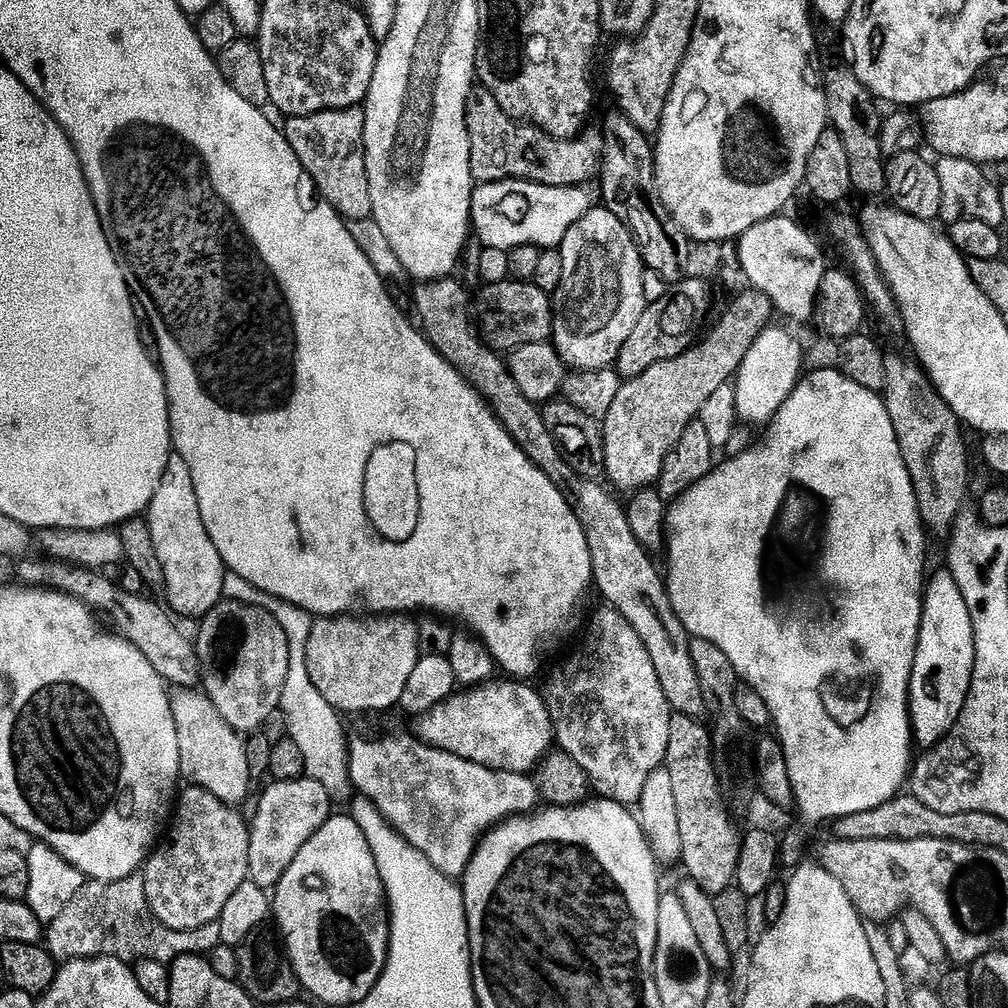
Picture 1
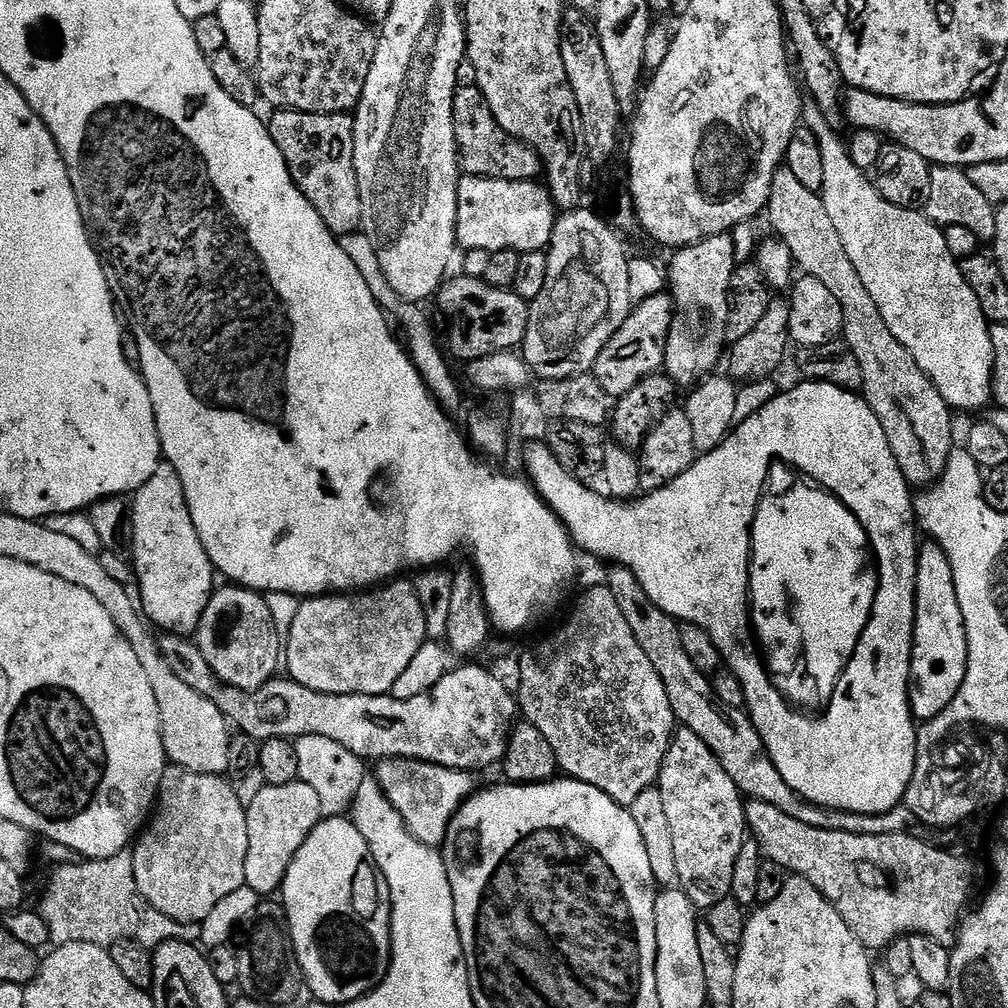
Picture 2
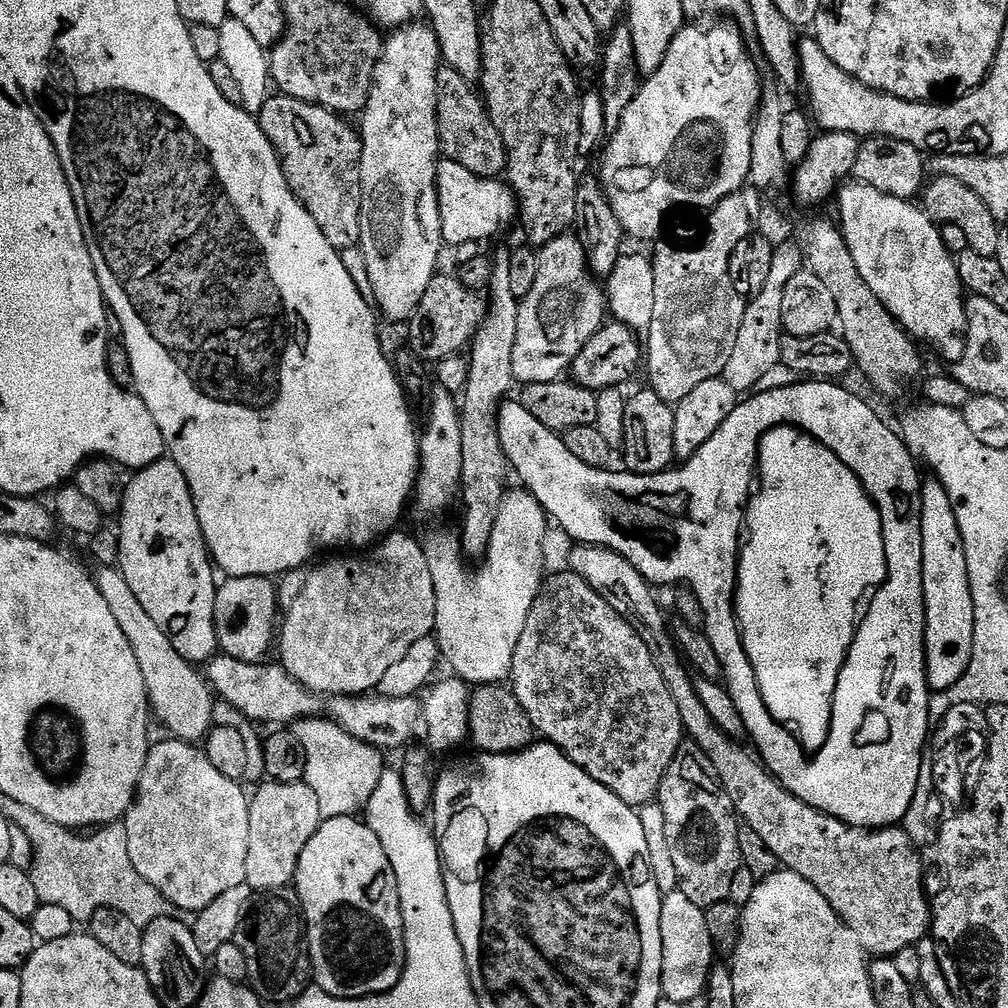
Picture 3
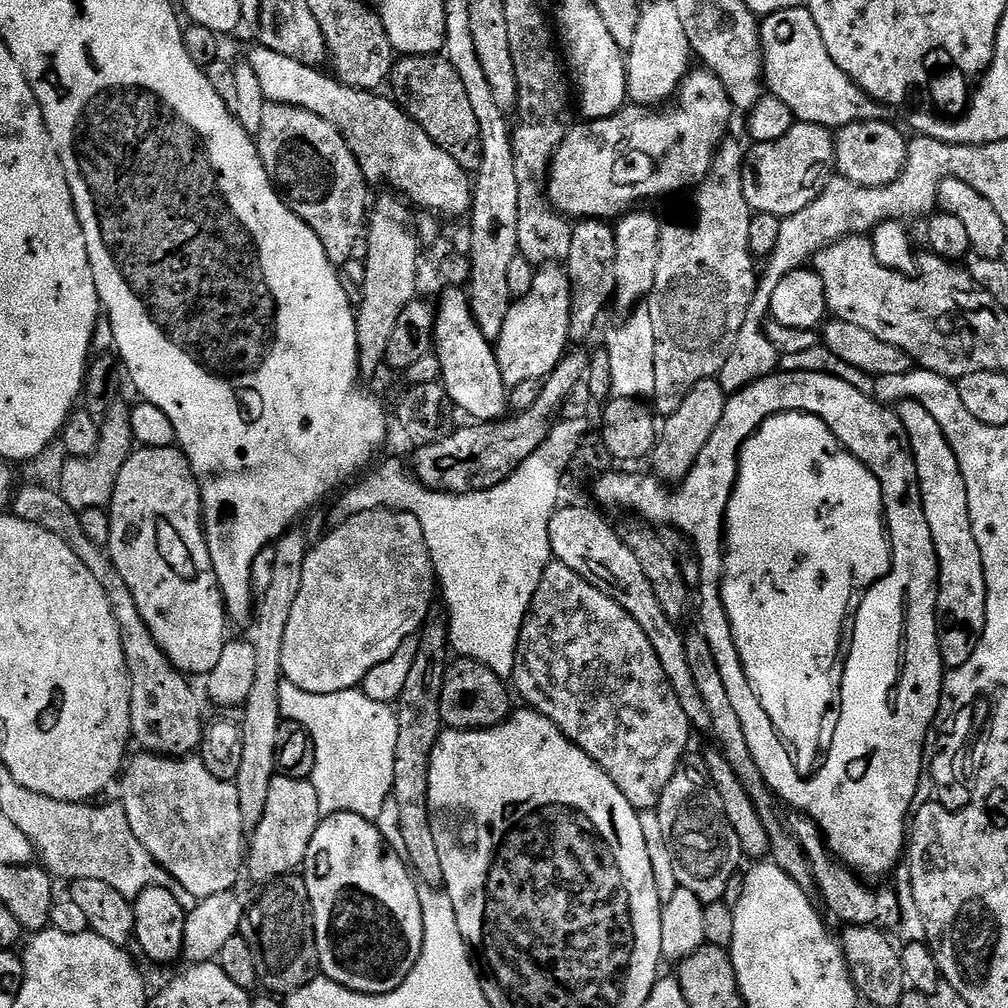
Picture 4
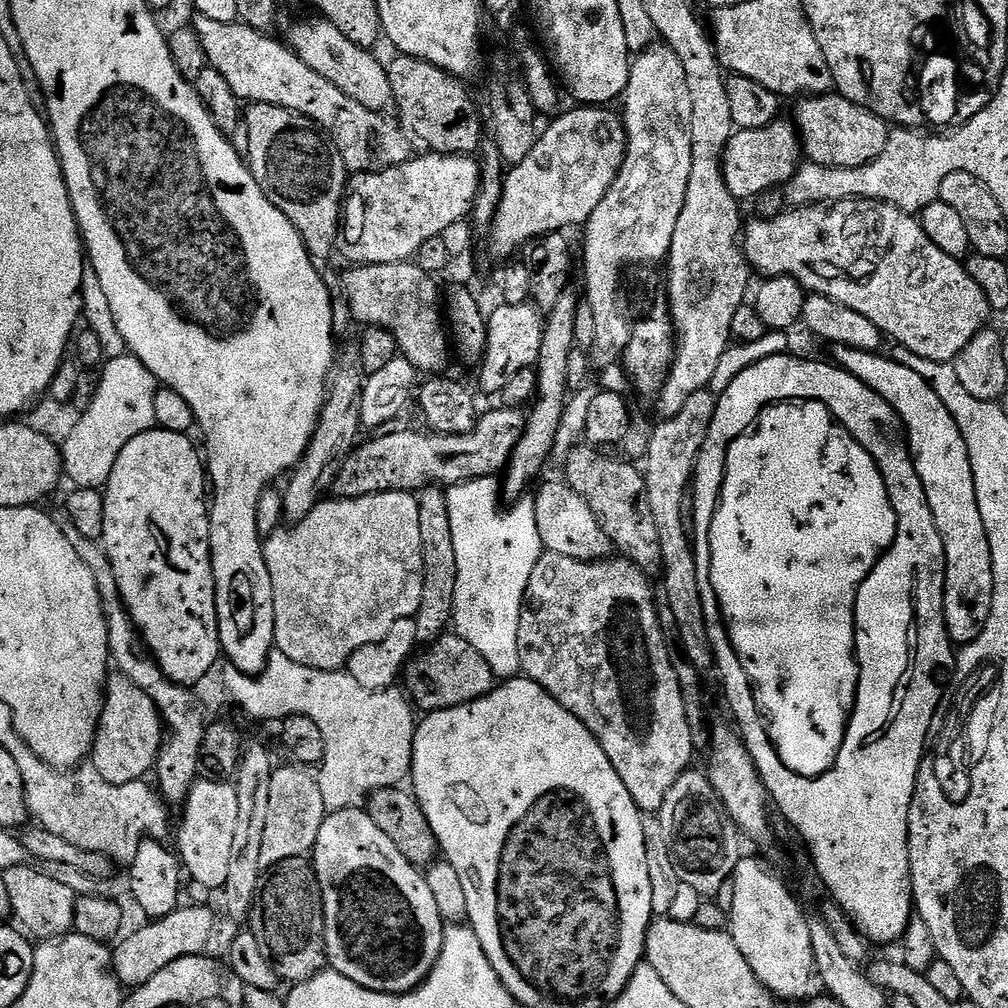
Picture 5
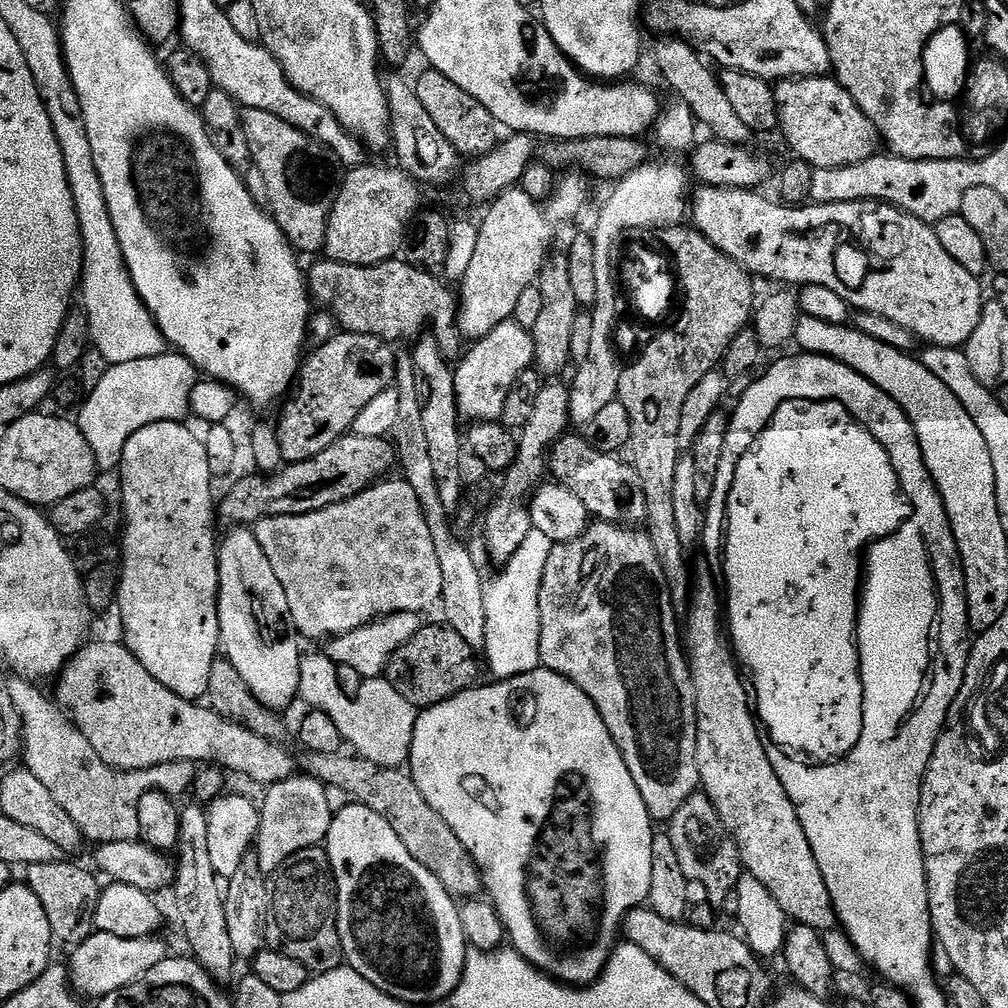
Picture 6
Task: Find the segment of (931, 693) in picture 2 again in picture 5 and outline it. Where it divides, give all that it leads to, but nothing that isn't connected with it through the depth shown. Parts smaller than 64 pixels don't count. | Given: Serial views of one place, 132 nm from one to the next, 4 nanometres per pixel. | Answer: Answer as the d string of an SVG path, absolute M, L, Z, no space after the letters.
M853 348L835 349L835 363L849 372L854 378L861 380L870 390L874 390L900 416L908 437L908 451L912 454L912 464L916 468L918 478L922 482L922 490L926 494L926 502L930 506L930 514L934 518L934 526L938 526L938 534L942 538L944 557L946 558L946 582L944 583L944 621L946 630L953 645L963 646L974 642L978 634L986 626L986 618L990 618L990 606L994 602L994 570L990 558L990 542L986 538L986 526L982 526L982 513L978 511L978 494L974 490L974 470L970 466L970 454L966 450L966 442L958 430L958 422L950 418L950 410L942 406L942 398L934 394L934 390L914 370L902 366L896 360L884 354L863 352Z

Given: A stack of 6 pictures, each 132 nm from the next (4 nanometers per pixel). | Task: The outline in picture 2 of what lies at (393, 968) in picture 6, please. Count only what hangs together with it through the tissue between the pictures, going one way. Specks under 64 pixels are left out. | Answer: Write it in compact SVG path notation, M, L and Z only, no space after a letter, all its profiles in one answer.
M344 816L321 819L310 838L302 842L284 879L282 903L307 991L312 991L322 1003L346 1006L384 981L392 965L392 899L386 878L372 861L366 838L362 838L351 819Z

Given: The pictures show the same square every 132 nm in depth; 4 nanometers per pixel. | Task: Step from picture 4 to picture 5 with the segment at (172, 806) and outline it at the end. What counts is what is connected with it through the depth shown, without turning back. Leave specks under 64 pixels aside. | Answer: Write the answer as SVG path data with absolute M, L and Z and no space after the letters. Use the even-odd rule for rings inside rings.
M198 779L188 800L182 805L184 817L176 832L178 859L204 888L223 889L229 873L230 850L233 848L234 829L238 817L238 794L231 783ZM180 847L180 848L179 848Z

